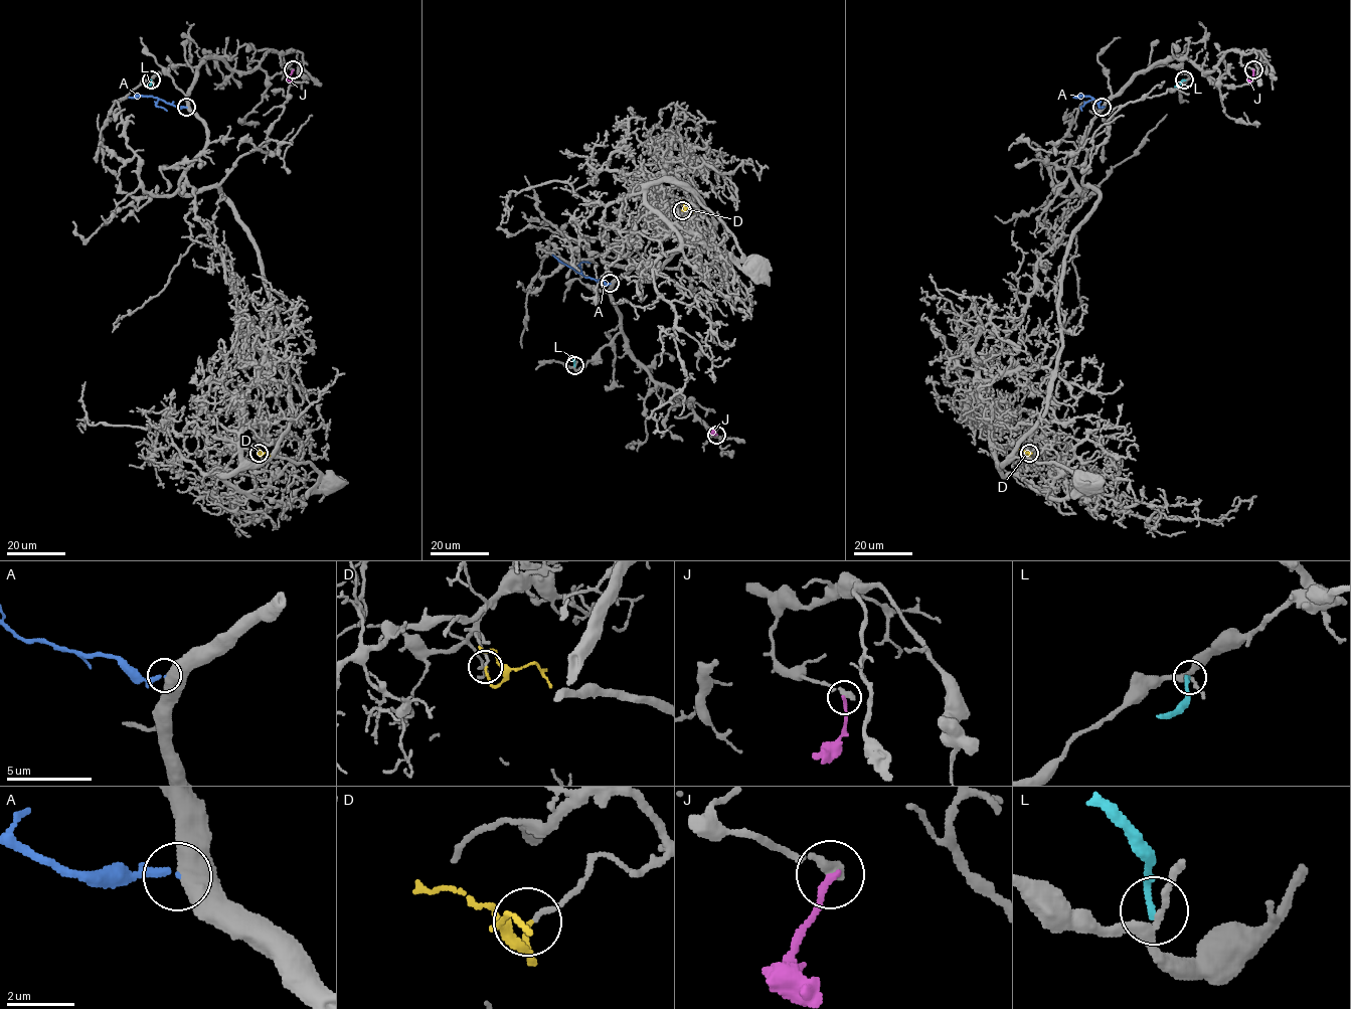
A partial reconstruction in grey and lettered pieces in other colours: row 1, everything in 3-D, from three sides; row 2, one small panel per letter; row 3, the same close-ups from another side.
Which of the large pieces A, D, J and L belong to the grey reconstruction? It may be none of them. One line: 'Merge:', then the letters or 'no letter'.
Merge: D

